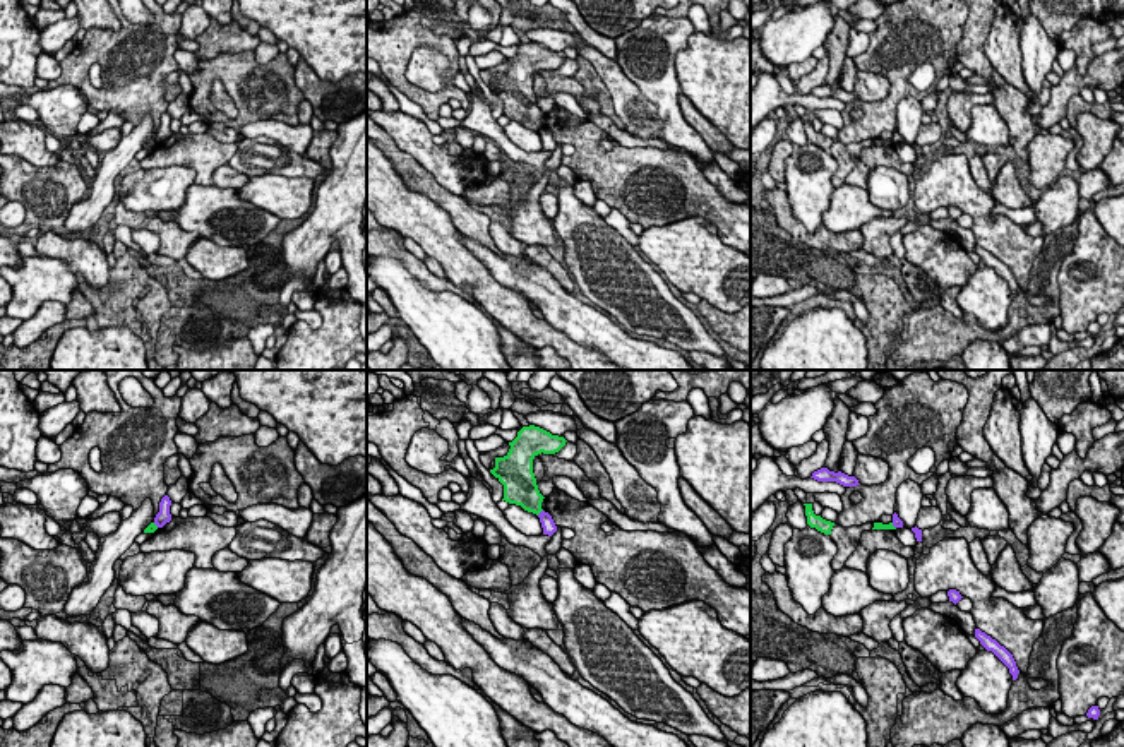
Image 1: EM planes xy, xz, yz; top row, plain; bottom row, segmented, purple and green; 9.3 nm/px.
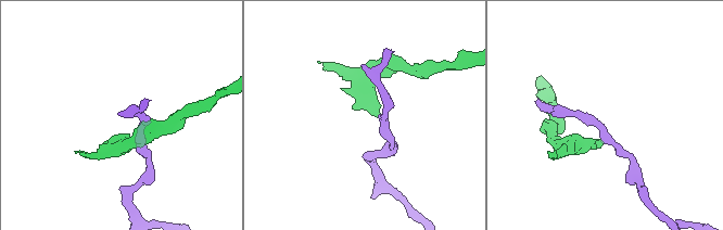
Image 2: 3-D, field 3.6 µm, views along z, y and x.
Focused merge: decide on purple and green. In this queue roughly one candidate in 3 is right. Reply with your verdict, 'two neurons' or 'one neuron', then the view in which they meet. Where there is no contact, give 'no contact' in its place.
two neurons | xz

